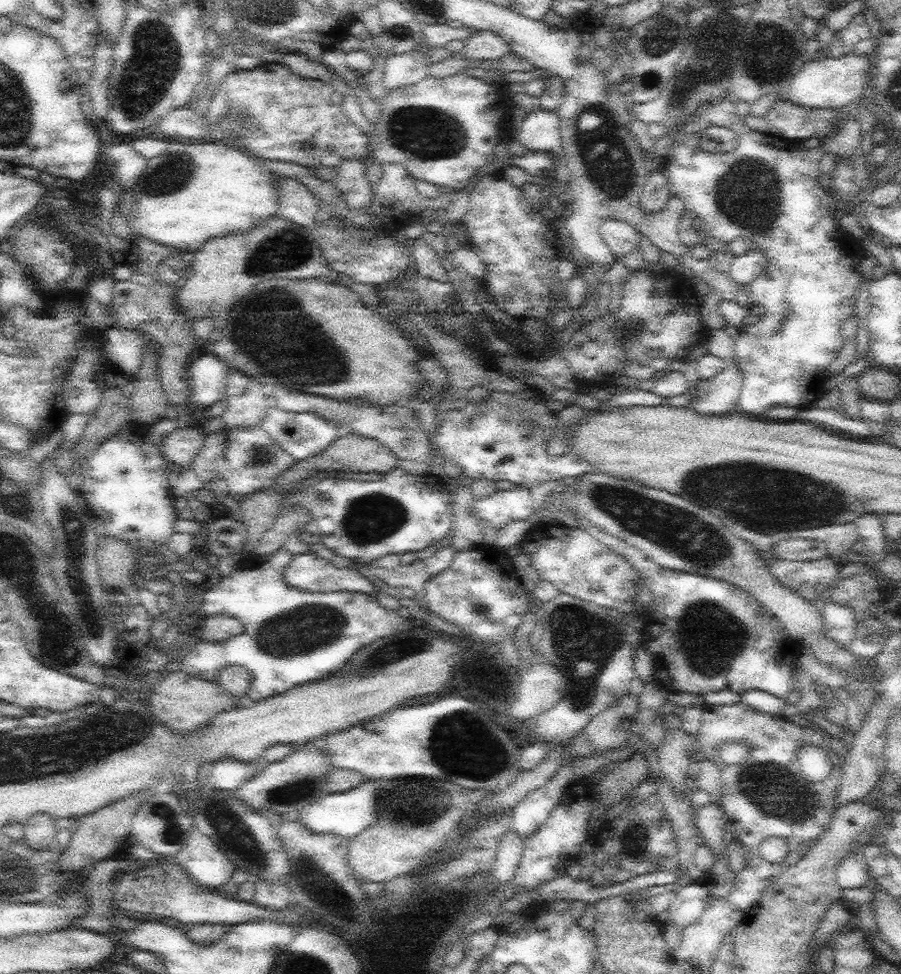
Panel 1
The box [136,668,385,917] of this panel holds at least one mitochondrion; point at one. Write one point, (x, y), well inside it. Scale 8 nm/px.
(230, 830)

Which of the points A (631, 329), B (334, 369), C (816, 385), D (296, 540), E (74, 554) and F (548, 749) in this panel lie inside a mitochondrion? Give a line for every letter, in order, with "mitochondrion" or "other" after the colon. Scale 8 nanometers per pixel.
A: mitochondrion
B: mitochondrion
C: other
D: other
E: mitochondrion
F: other

